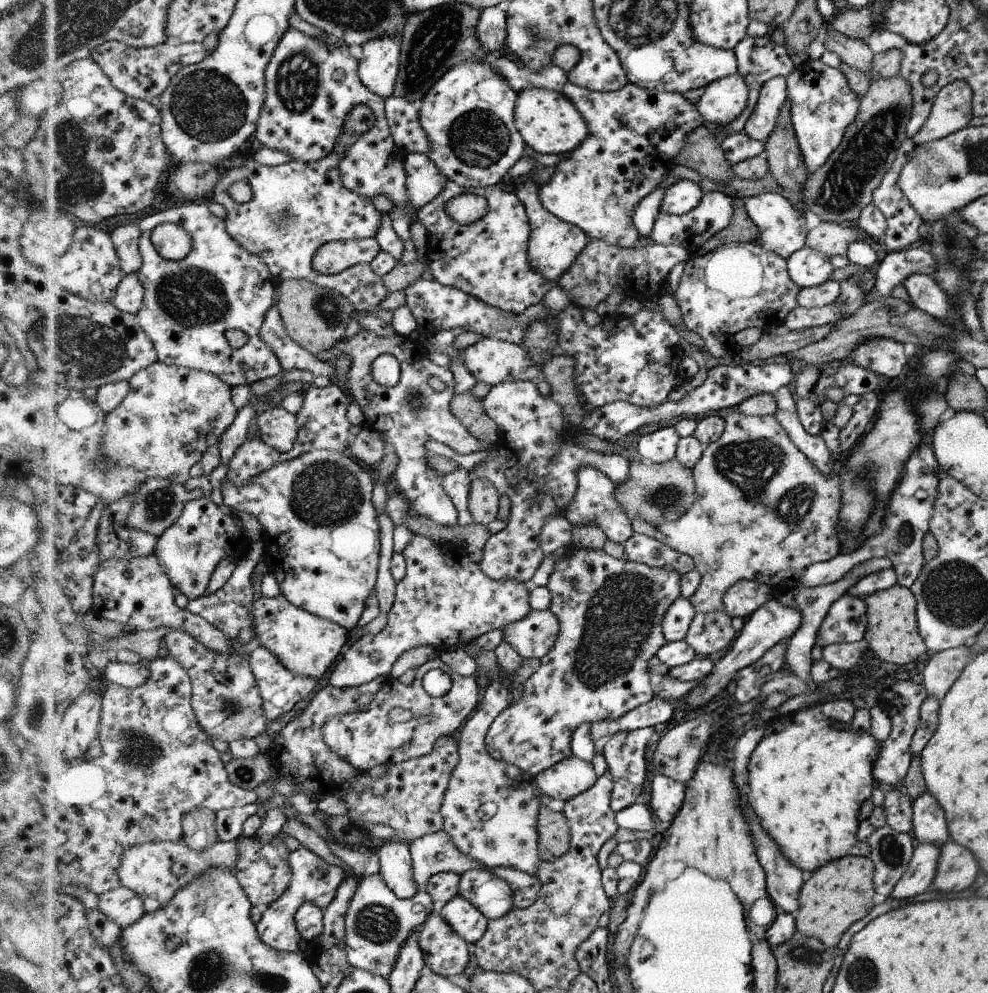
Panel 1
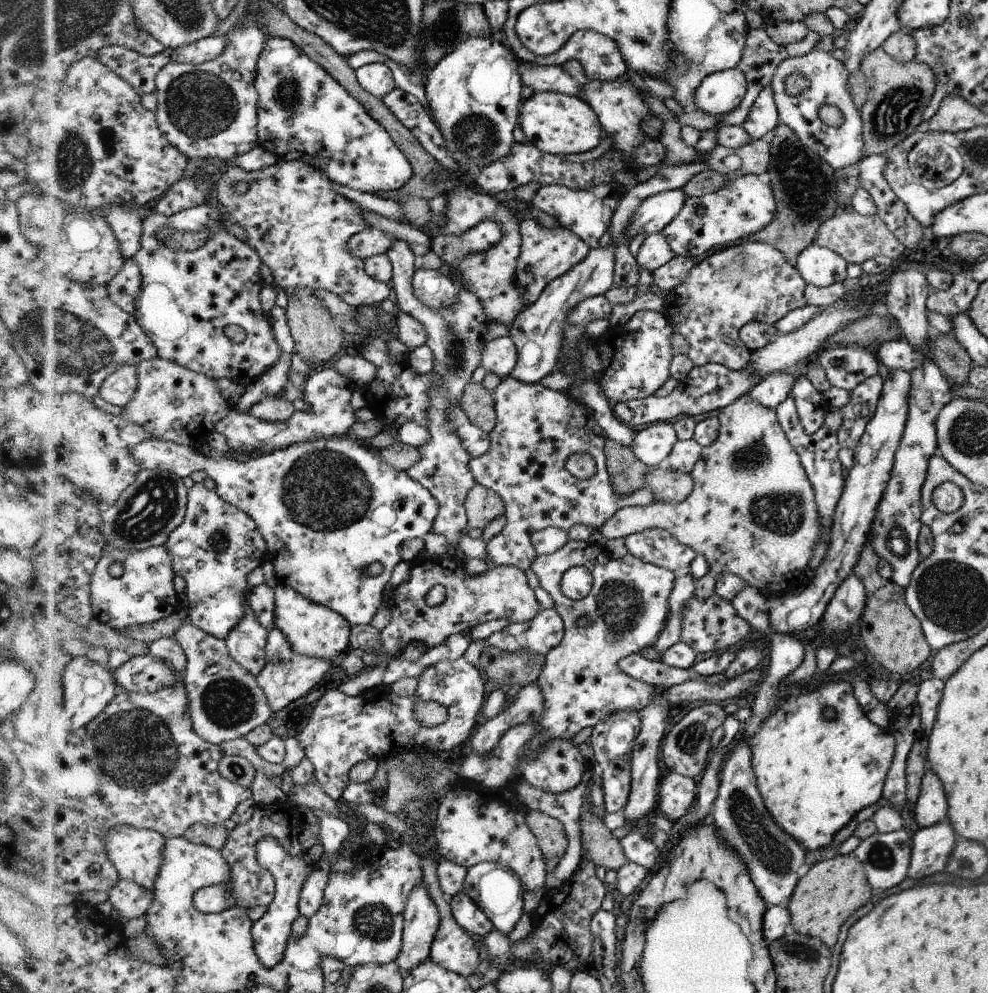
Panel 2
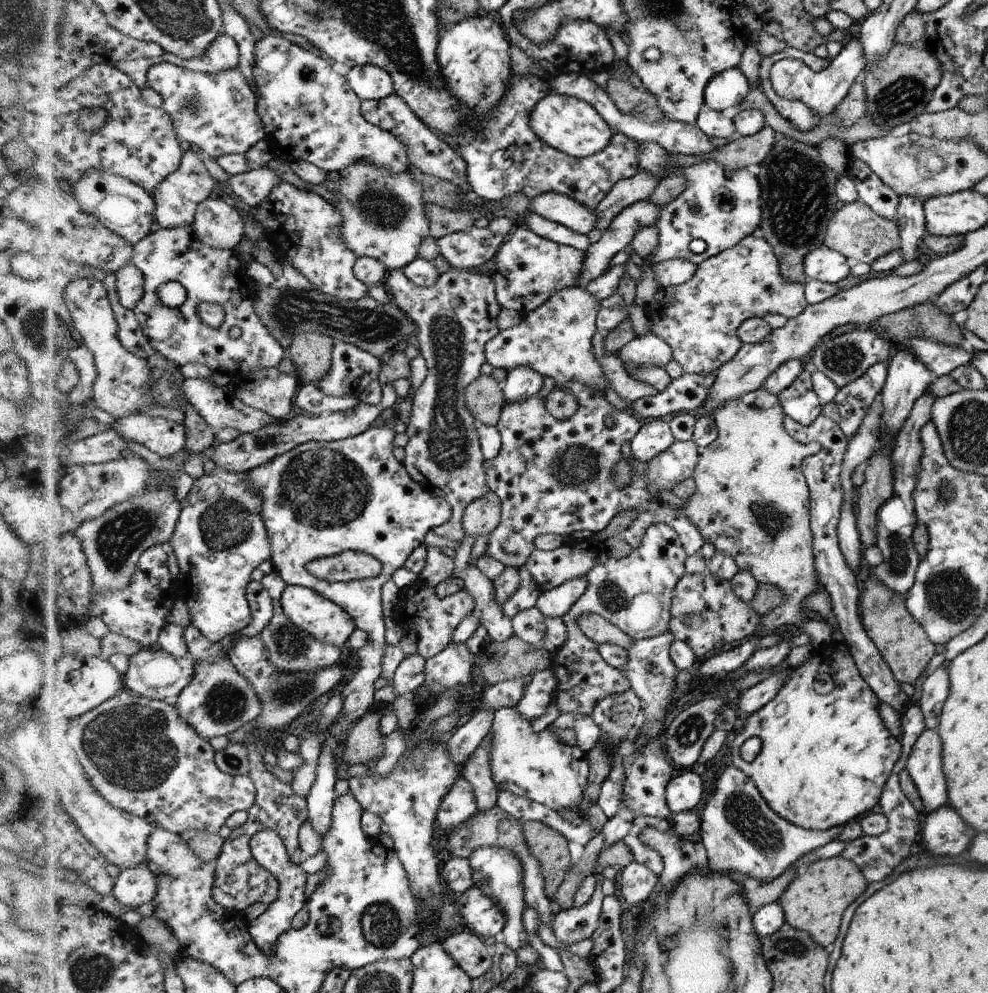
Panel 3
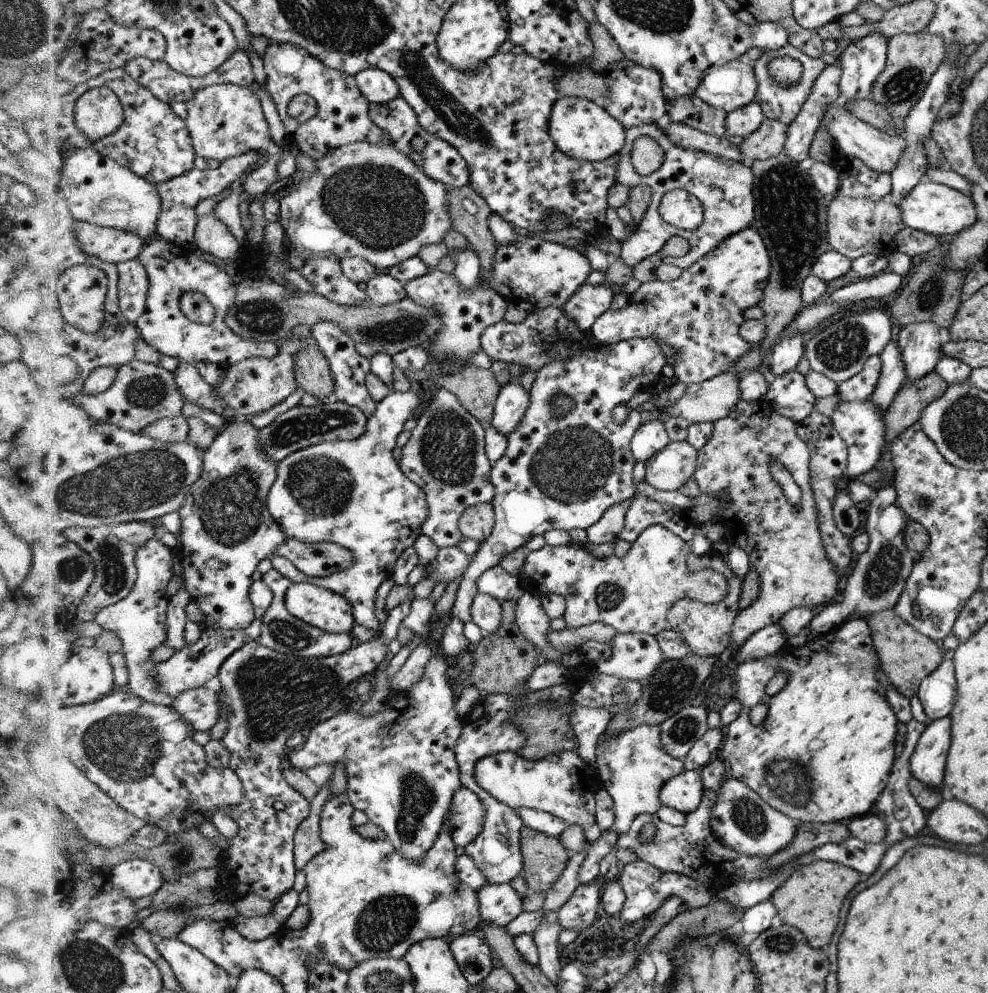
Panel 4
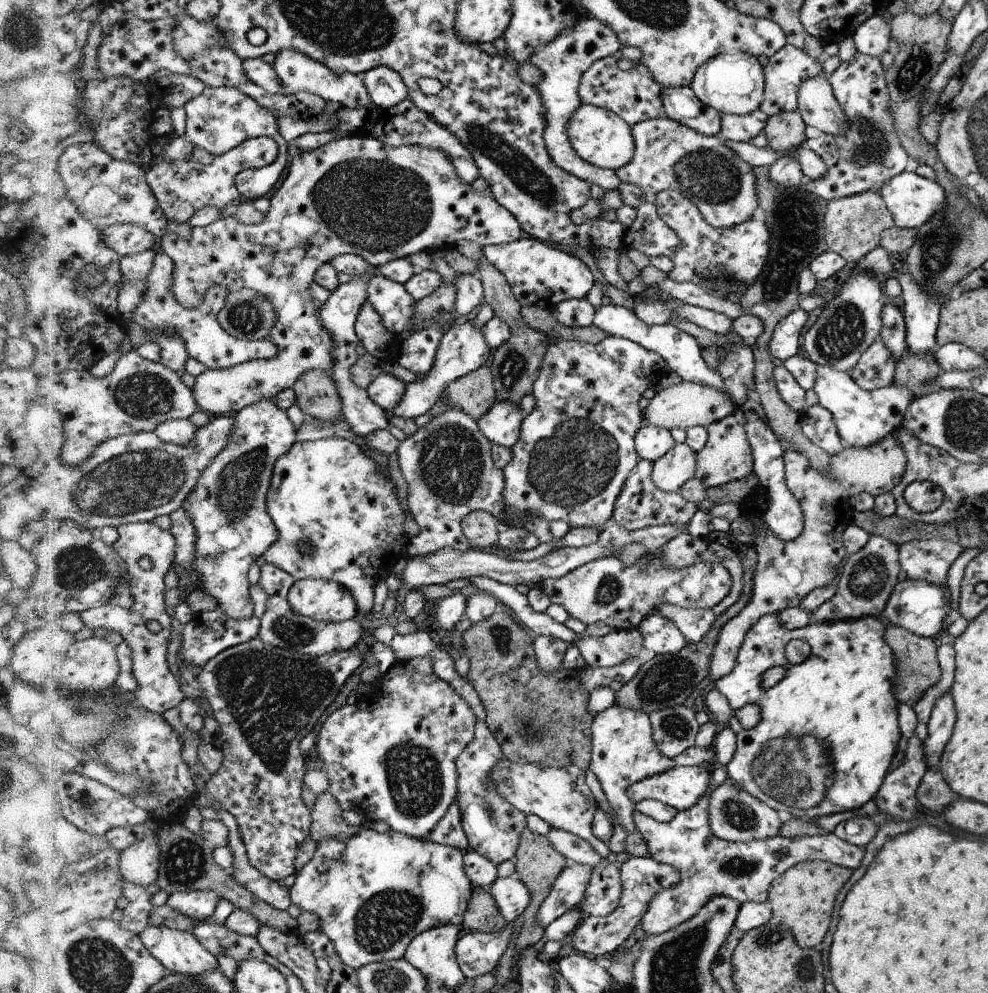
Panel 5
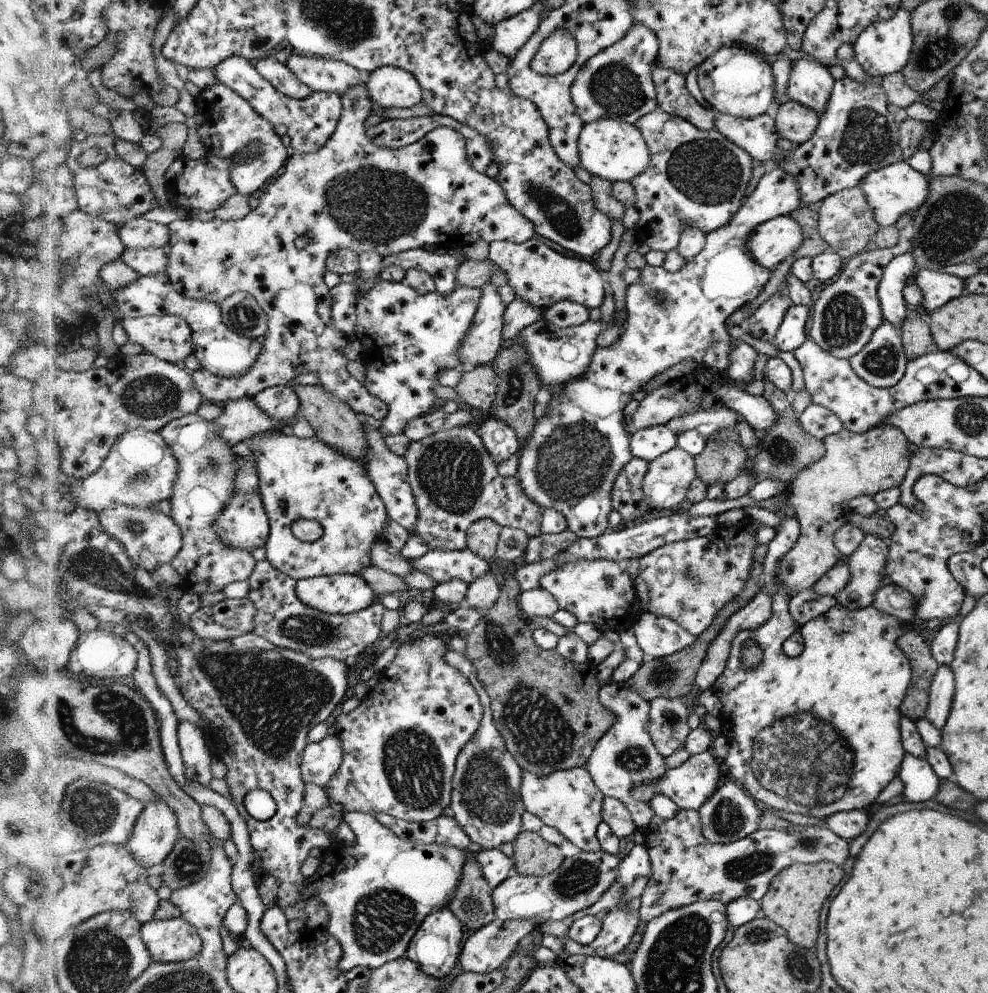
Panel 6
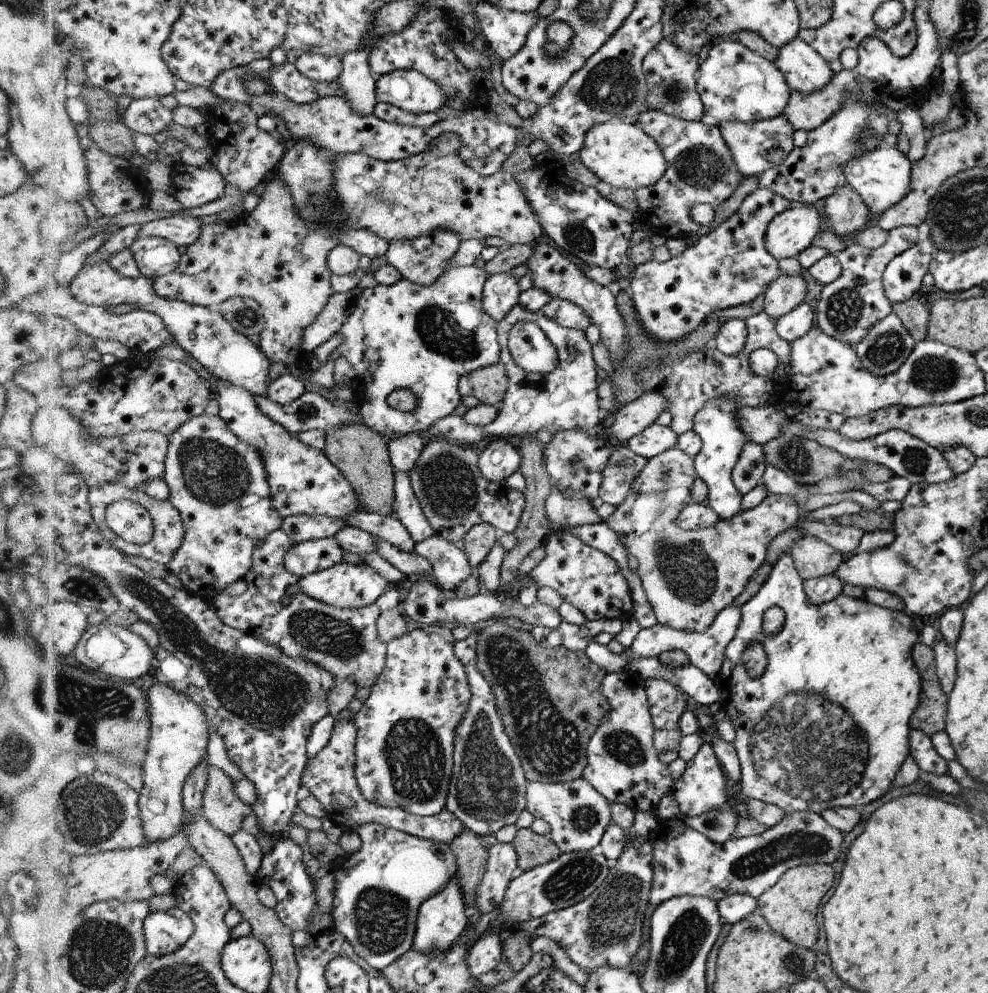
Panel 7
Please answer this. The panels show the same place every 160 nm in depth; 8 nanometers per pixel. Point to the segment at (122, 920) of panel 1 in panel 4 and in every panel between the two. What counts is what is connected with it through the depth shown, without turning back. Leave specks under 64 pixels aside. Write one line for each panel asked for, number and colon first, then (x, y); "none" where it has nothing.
2: (131, 900)
3: (137, 886)
4: (138, 878)

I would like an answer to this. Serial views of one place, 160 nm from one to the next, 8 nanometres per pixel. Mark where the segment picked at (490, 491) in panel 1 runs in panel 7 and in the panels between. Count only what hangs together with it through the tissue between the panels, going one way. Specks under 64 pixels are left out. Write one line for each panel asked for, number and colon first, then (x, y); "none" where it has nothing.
2: (483, 505)
3: (483, 515)
4: (478, 522)
5: (482, 529)
6: (483, 536)
7: (478, 543)

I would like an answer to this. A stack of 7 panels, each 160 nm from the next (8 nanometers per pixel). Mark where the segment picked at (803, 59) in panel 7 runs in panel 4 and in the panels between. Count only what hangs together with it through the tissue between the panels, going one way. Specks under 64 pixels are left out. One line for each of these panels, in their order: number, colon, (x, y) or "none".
4: (881, 151)
5: (818, 105)
6: (811, 84)

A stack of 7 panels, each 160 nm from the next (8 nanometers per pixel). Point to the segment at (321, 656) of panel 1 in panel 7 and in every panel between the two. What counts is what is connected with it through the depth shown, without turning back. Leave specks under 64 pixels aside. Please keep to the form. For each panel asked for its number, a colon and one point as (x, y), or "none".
2: (315, 631)
3: (324, 620)
4: (323, 609)
5: (327, 601)
6: (345, 594)
7: (347, 586)

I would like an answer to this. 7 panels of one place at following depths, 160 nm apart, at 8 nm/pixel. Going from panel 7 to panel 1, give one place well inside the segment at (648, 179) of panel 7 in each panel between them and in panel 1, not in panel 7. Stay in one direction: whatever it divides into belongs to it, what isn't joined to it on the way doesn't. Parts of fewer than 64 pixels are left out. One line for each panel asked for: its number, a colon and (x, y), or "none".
1: (552, 125)
2: (557, 123)
3: (568, 124)
4: (583, 129)
5: (602, 138)
6: (610, 148)

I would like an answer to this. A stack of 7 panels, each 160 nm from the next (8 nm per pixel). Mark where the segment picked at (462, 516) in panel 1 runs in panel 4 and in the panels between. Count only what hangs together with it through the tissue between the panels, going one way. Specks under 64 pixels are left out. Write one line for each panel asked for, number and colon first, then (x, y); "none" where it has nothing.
2: (457, 335)
3: (443, 453)
4: (445, 455)

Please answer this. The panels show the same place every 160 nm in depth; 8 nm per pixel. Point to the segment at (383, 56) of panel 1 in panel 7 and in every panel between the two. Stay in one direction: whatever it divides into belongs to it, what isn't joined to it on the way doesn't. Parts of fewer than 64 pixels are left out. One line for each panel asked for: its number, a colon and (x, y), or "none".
2: (376, 78)
3: (370, 82)
4: (378, 86)
5: (386, 87)
6: (389, 85)
7: (409, 89)

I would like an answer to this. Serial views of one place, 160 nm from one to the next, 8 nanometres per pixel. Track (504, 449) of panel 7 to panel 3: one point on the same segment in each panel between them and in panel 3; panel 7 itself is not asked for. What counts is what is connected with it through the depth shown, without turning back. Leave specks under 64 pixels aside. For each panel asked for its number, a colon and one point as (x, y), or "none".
3: (522, 382)
4: (512, 401)
5: (502, 424)
6: (501, 440)

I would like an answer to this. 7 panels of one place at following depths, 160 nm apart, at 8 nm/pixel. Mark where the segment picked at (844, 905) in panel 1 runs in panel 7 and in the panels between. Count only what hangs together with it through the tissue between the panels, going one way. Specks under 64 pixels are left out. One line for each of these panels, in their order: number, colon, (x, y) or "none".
2: (826, 895)
3: (815, 901)
4: (811, 900)
5: (803, 898)
6: (795, 898)
7: (791, 906)

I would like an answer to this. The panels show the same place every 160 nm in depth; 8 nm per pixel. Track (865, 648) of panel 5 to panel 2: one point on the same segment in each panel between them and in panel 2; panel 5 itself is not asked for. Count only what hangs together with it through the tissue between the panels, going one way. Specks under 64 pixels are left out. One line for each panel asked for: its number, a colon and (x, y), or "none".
2: (813, 774)
3: (824, 758)
4: (825, 751)

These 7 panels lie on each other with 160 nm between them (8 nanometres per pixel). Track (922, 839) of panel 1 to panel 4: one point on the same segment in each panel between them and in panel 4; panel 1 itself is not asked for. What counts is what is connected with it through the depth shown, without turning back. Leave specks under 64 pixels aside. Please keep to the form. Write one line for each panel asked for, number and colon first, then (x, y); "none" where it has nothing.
2: (930, 808)
3: (924, 764)
4: (927, 764)

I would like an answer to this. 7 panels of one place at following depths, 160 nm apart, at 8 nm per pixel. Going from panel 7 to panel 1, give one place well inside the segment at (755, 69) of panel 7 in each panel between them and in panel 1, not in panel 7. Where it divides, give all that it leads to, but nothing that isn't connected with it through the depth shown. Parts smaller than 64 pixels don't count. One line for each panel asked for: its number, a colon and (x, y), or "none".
1: (723, 101)
2: (720, 93)
3: (730, 87)
4: (728, 87)
5: (734, 83)
6: (735, 80)

